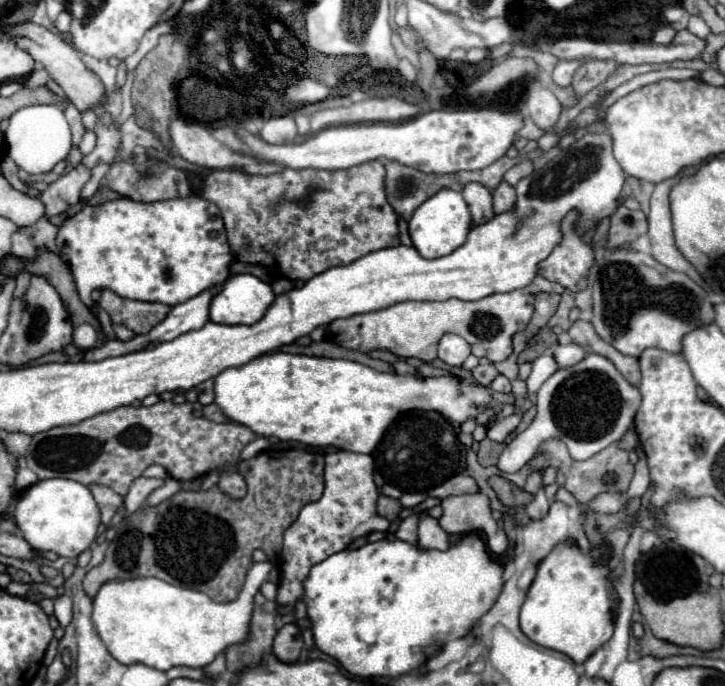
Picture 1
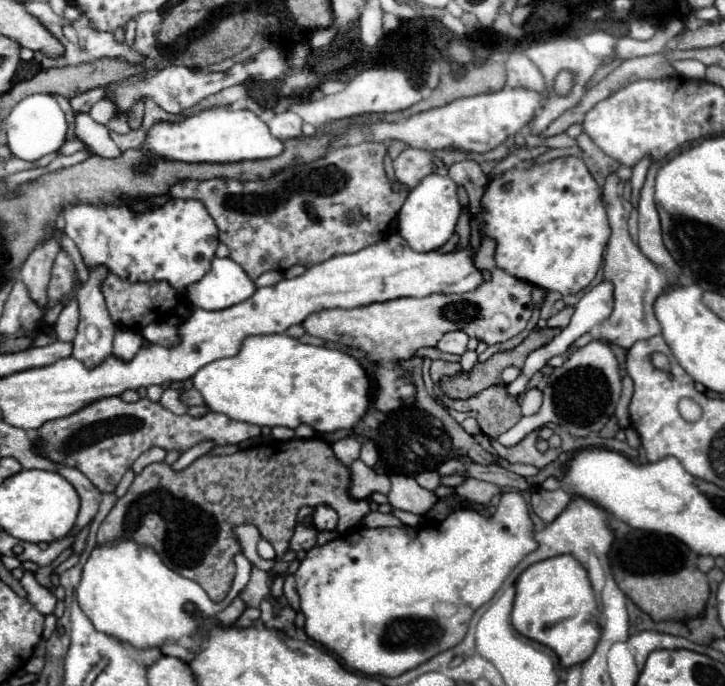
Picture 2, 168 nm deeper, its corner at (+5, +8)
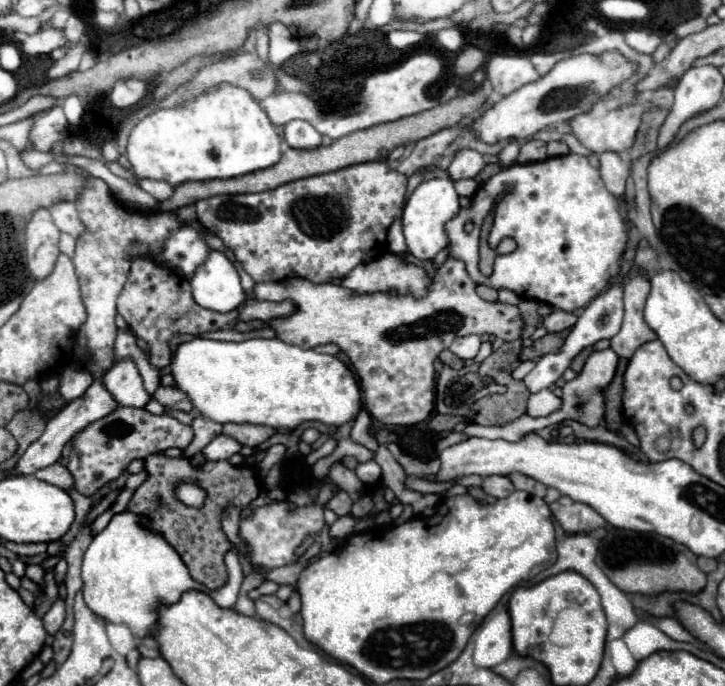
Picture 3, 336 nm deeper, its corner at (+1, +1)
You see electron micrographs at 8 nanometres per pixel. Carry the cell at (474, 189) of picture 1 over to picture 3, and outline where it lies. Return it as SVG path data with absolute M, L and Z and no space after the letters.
M462 150L452 160L448 174L454 182L458 182L458 180L464 180L464 178L476 178L484 166L486 166L486 162L484 162L482 154L474 152L474 150Z

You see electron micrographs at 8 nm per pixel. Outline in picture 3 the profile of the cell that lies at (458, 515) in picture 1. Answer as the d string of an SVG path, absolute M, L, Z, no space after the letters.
M488 476L482 482L482 490L494 498L506 498L514 492L514 486L506 476Z

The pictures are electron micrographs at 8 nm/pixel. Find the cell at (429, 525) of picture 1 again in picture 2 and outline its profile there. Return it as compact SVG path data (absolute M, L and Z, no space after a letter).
M390 475L390 481L392 489L388 493L388 501L394 509L404 509L416 515L424 515L438 501L436 493L420 487L414 477Z

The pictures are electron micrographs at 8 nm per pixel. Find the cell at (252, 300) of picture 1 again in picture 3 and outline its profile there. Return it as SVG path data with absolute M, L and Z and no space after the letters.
M212 250L208 260L194 272L190 286L194 300L202 308L220 314L236 310L246 300L238 270L222 252L216 250Z

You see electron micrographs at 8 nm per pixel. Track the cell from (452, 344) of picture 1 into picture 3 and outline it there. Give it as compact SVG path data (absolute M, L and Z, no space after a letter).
M474 334L456 338L450 346L450 350L462 360L472 360L478 354L478 348L480 348L480 336L474 336Z

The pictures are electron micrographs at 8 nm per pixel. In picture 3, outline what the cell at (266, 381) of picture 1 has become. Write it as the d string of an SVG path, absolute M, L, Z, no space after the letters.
M196 338L178 346L172 360L172 376L176 380L176 386L184 390L192 400L194 410L220 424L260 424L270 428L294 430L304 422L322 422L326 426L340 428L354 420L362 408L358 382L342 360L330 354L318 354L314 350L286 344L278 338L252 338L244 342L218 342Z

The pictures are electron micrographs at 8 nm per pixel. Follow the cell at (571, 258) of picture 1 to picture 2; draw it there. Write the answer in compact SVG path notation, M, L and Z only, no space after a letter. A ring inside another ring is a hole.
M558 157L546 163L534 163L530 169L514 167L492 179L482 195L476 219L480 237L490 237L496 241L494 261L498 269L546 291L558 291L560 295L576 295L590 285L602 265L602 253L610 237L600 187L580 157ZM508 181L512 181L512 189L504 191L500 185Z

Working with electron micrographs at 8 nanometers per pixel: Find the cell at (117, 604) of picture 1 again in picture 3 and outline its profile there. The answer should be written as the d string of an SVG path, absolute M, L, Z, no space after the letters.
M132 512L116 514L110 524L98 532L84 554L82 580L84 580L84 602L102 620L114 624L126 624L136 638L150 636L158 626L160 606L168 606L180 600L188 590L206 592L220 608L232 608L236 604L244 574L238 552L230 550L228 556L228 582L218 590L208 590L200 582L194 582L188 568L176 554L176 550L156 532L142 528L148 522Z

